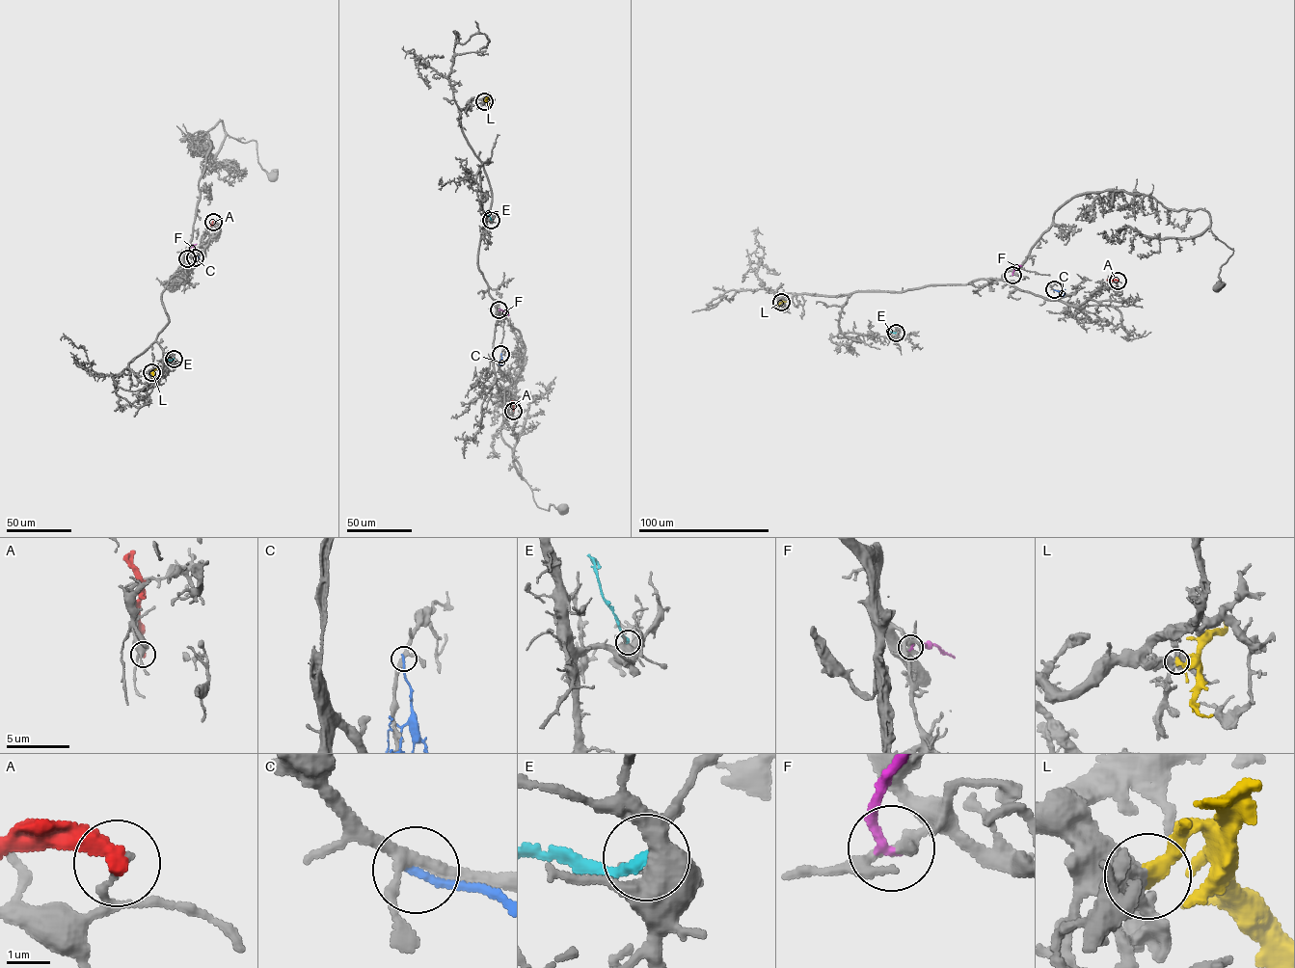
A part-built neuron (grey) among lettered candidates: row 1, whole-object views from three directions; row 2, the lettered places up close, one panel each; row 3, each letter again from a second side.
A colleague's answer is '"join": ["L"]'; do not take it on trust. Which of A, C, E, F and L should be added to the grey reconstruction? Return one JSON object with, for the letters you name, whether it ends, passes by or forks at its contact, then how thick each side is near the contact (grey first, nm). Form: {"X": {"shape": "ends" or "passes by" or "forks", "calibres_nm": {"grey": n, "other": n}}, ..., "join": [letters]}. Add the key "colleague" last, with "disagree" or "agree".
{"L": {"shape": "ends", "calibres_nm": {"grey": 480, "other": 400}}, "join": ["L"], "colleague": "agree"}

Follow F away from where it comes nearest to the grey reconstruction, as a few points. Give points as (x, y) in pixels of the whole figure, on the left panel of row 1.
F: (187, 258), (197, 243)

